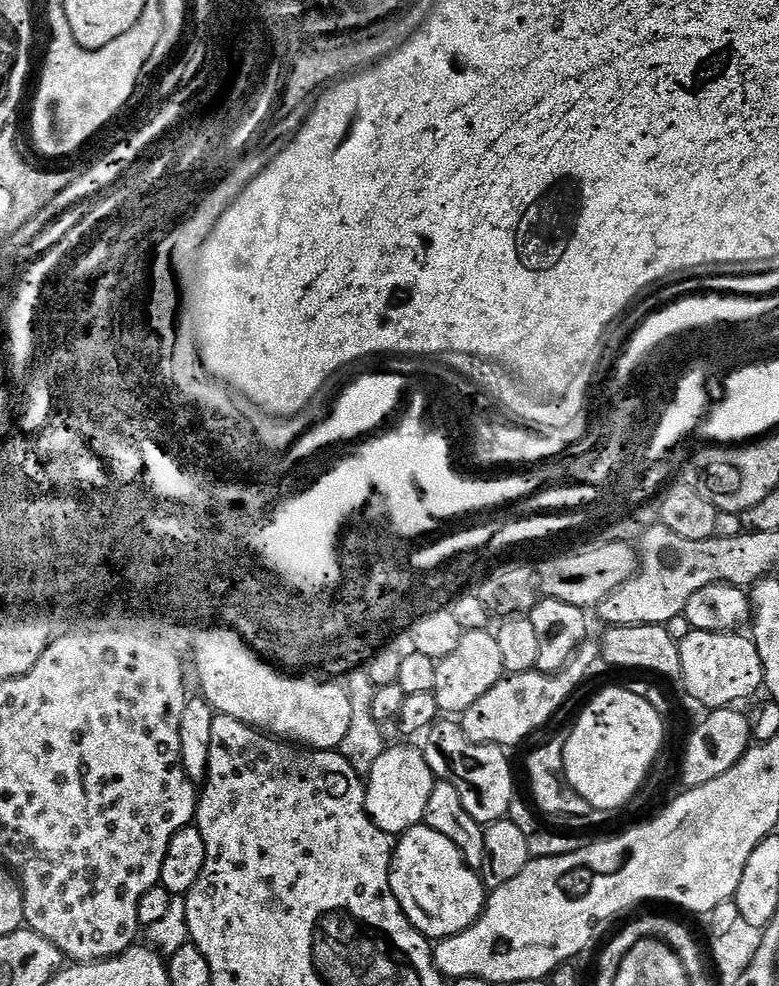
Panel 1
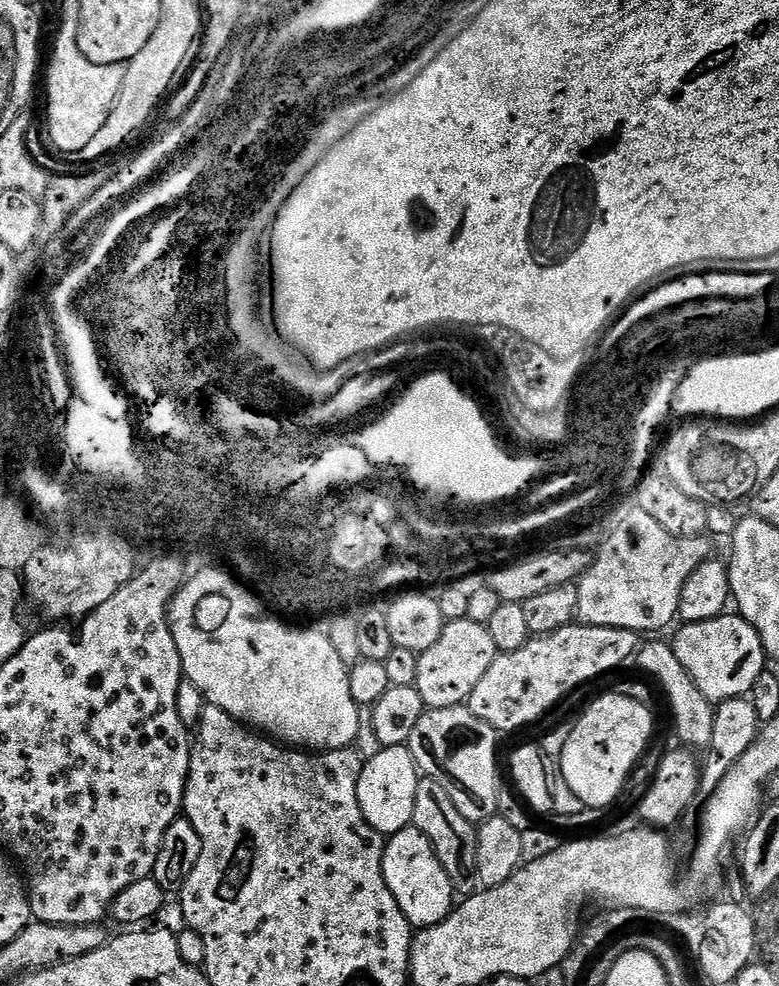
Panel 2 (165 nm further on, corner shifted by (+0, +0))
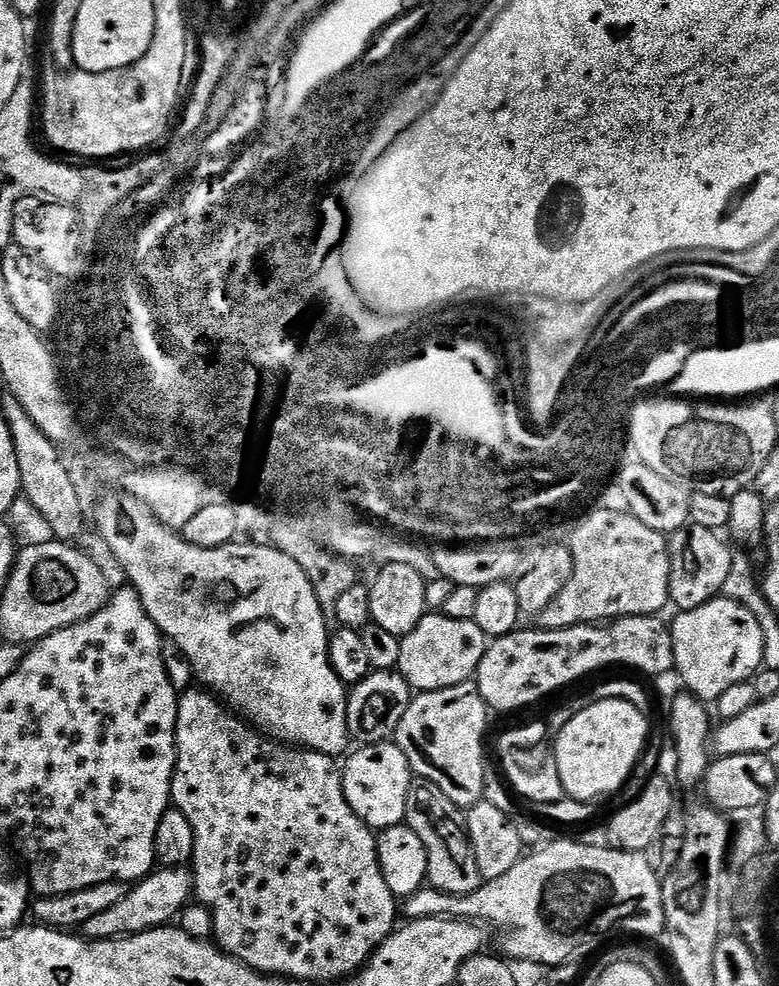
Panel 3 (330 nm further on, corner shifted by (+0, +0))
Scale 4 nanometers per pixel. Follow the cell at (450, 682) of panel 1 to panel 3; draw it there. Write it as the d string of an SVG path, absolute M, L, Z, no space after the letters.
M432 610L425 614L422 622L418 622L418 626L414 626L414 630L410 630L410 634L400 637L402 651L398 653L395 671L400 672L402 678L406 678L413 693L446 690L450 686L469 683L475 677L478 662L482 662L489 643L489 636L482 630L482 626L478 626L473 620L450 618L444 615L443 611Z

